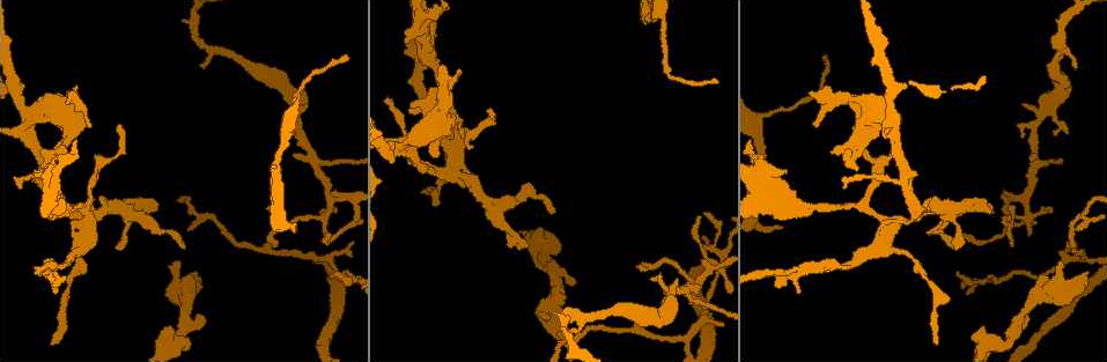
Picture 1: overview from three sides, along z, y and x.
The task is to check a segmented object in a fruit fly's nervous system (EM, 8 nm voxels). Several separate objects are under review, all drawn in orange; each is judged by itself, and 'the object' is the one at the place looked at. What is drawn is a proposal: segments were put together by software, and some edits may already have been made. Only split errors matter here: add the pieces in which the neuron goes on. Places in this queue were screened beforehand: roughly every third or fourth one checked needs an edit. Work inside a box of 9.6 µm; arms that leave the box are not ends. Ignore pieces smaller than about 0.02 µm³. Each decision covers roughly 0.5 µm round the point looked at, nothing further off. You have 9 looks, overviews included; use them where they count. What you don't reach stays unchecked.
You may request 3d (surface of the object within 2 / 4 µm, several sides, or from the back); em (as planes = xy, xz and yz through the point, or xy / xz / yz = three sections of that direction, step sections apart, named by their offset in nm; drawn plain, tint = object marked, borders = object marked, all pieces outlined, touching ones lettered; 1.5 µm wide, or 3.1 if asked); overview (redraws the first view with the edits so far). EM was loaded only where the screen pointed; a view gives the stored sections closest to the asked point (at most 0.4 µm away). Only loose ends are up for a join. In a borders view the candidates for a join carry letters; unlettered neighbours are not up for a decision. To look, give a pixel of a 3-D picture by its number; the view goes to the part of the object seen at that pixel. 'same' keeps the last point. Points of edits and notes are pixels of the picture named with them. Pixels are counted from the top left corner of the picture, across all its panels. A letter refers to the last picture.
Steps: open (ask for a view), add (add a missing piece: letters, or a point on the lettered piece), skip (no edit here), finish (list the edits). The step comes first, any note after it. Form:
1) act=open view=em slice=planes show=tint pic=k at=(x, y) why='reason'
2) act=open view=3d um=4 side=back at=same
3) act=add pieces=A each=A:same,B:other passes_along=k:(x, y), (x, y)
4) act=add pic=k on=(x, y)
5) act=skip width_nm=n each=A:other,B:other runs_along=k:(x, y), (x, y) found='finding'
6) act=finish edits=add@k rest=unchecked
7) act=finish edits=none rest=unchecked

act=open view=em slice=planes show=borders pic=1 at=(780, 229)

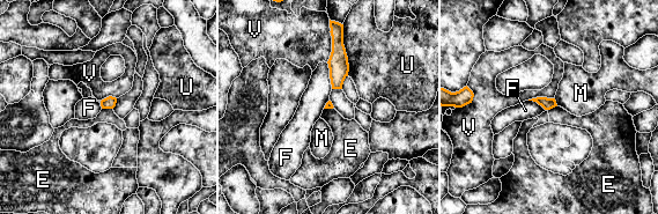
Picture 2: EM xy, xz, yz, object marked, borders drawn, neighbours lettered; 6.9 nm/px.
act=skip each=E:other,F:other,M:other,U:other,V:other border=2:(102, 108), (112, 109) found='no lettered piece goes on from it'

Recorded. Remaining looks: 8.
act=open view=3d um=4 pic=1 at=(336, 276) why='an open end'

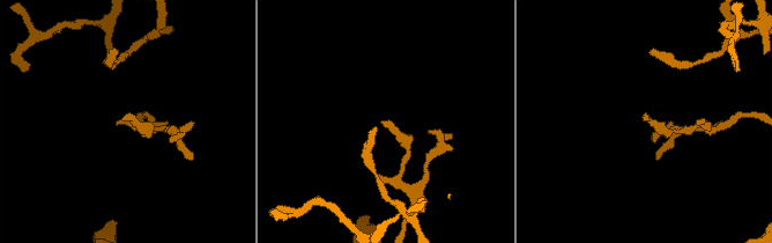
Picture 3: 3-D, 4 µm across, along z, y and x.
act=open view=em slice=xz step=4 show=tint pic=3 at=(645, 120)

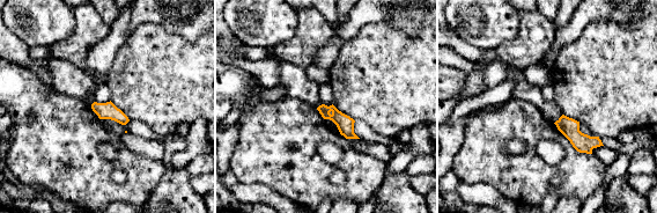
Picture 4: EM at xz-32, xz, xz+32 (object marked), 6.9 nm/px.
act=open view=em slice=planes show=borders at=same

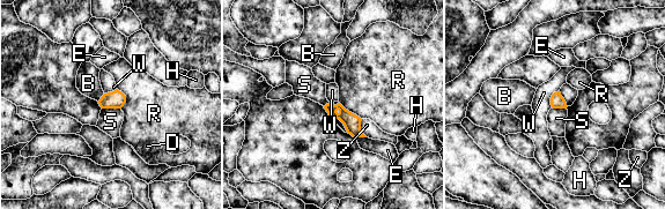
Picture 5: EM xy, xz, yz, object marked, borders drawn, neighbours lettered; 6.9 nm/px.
act=skip each=B:other,D:other,E:other,H:other,R:other,S:other,W:other,Z:other found='none of them fits'

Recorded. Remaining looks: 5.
act=open view=em slice=planes show=borders pic=1 at=(1086, 274) why='stops while still wide'

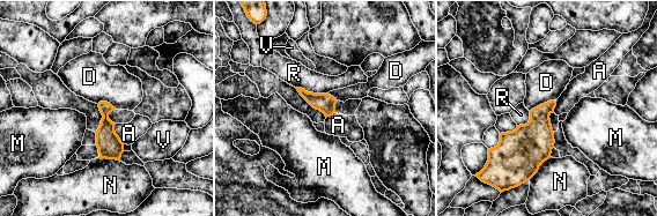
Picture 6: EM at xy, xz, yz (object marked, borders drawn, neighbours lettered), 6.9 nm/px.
act=skip each=A:other,D:other,M:other,N:other,R:other,V:other border=6:(115, 124), (115, 133), (124, 143) found='no lettered piece goes on from it'

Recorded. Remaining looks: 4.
act=open view=3d um=4 pic=1 at=(526, 246)

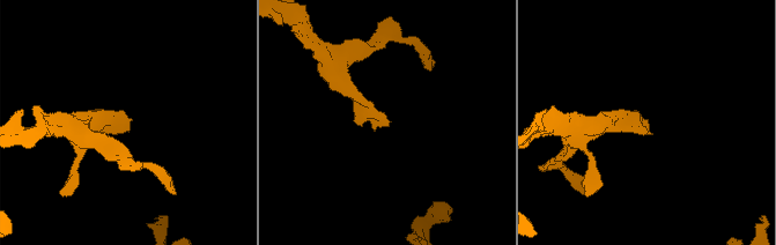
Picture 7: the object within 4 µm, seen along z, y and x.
act=open view=em slice=xy step=4 show=borders pic=7 at=(129, 128)

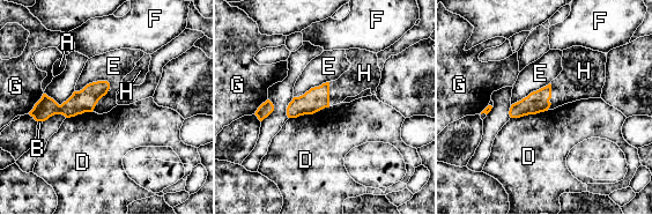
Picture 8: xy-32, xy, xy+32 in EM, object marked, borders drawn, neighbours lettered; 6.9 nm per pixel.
act=open view=em slice=planes show=borders at=same

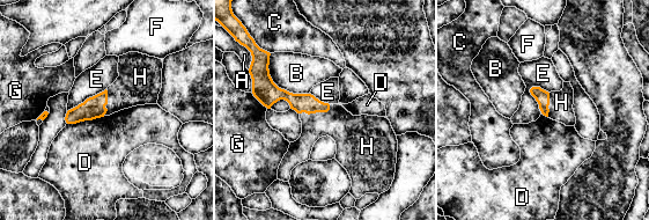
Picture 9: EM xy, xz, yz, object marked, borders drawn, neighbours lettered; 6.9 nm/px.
act=add pieces=H longest_contact=B:400nm each=A:other,B:other,C:other,D:other,E:other,F:other,G:other,H:same passes_along=9:(308, 103), (316, 111), (346, 130) found='it goes on there'

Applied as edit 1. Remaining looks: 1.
act=finish edits=add@9 rest=unchecked

